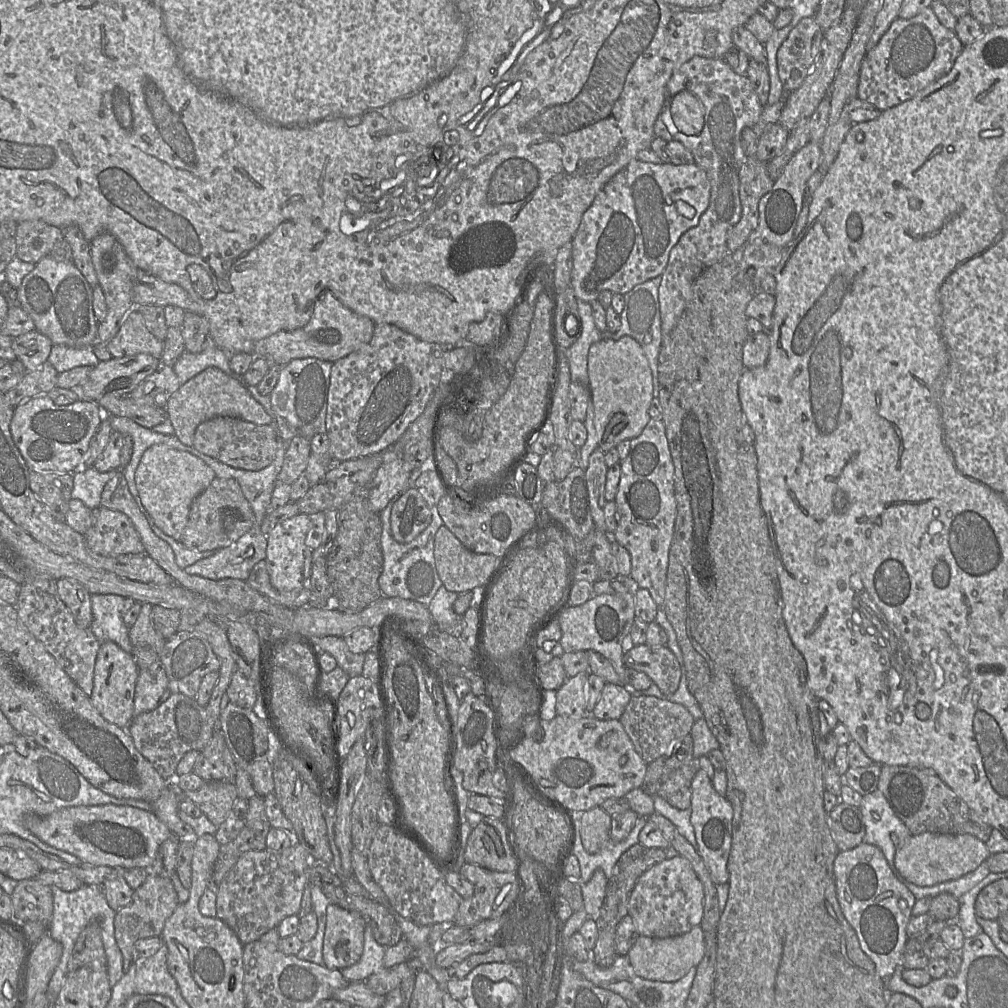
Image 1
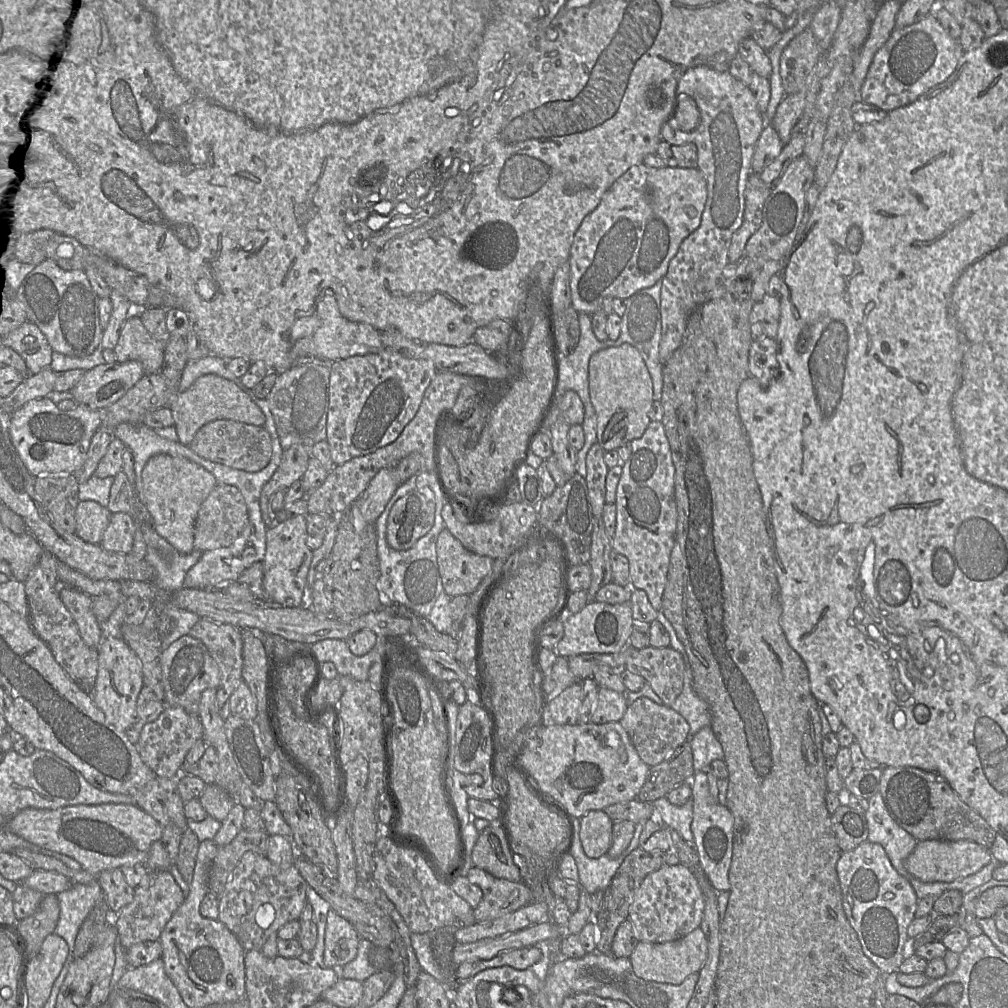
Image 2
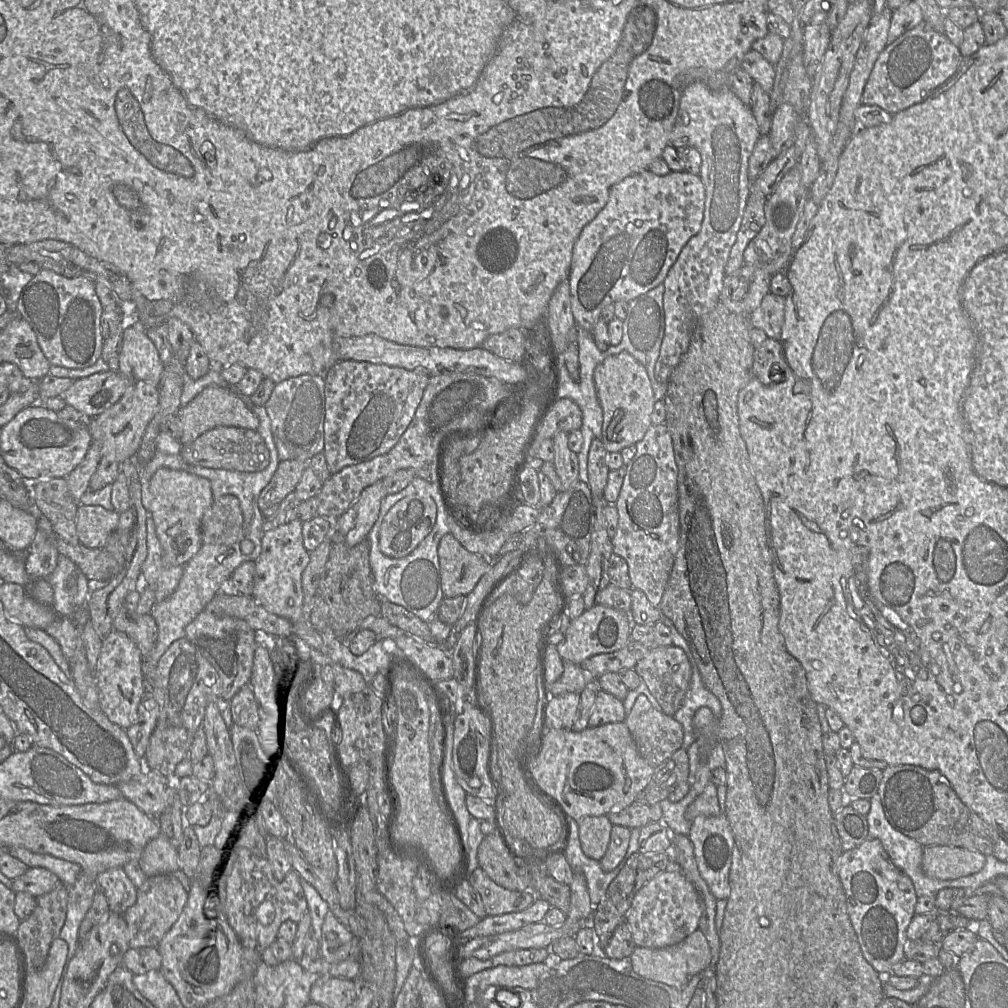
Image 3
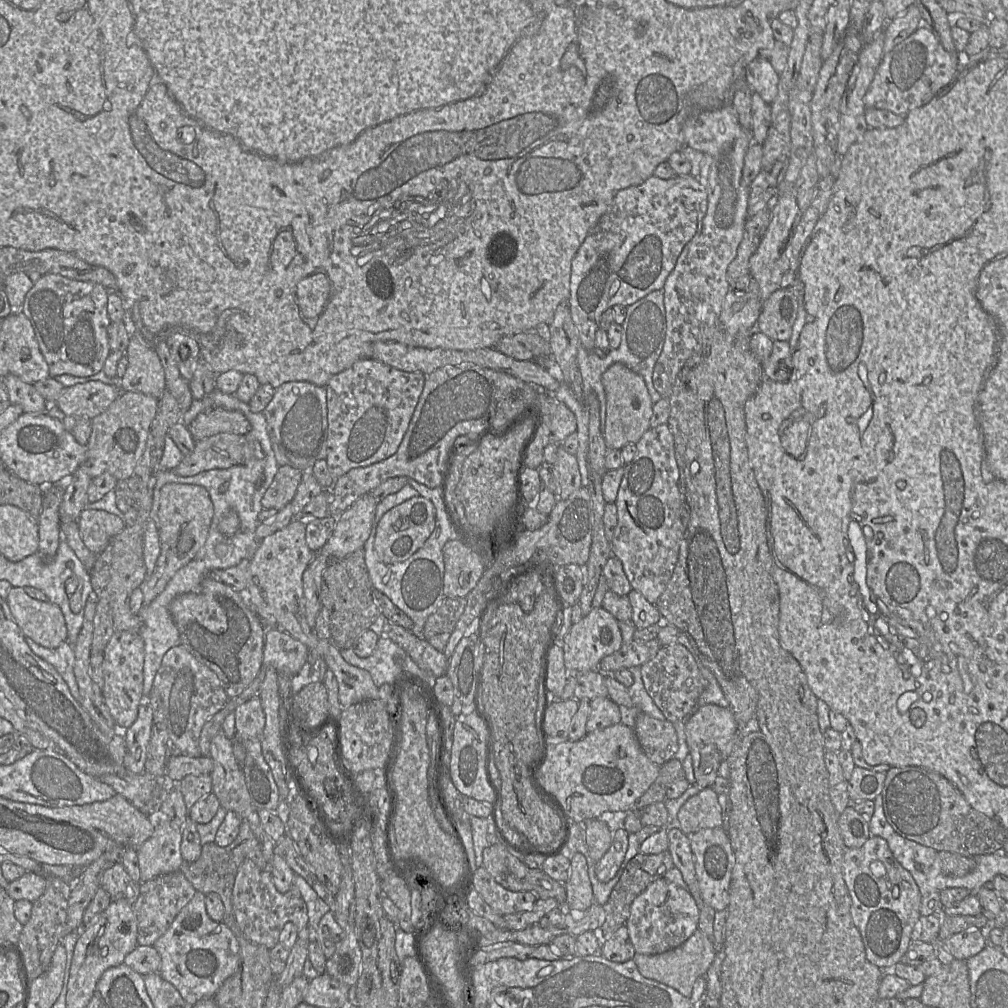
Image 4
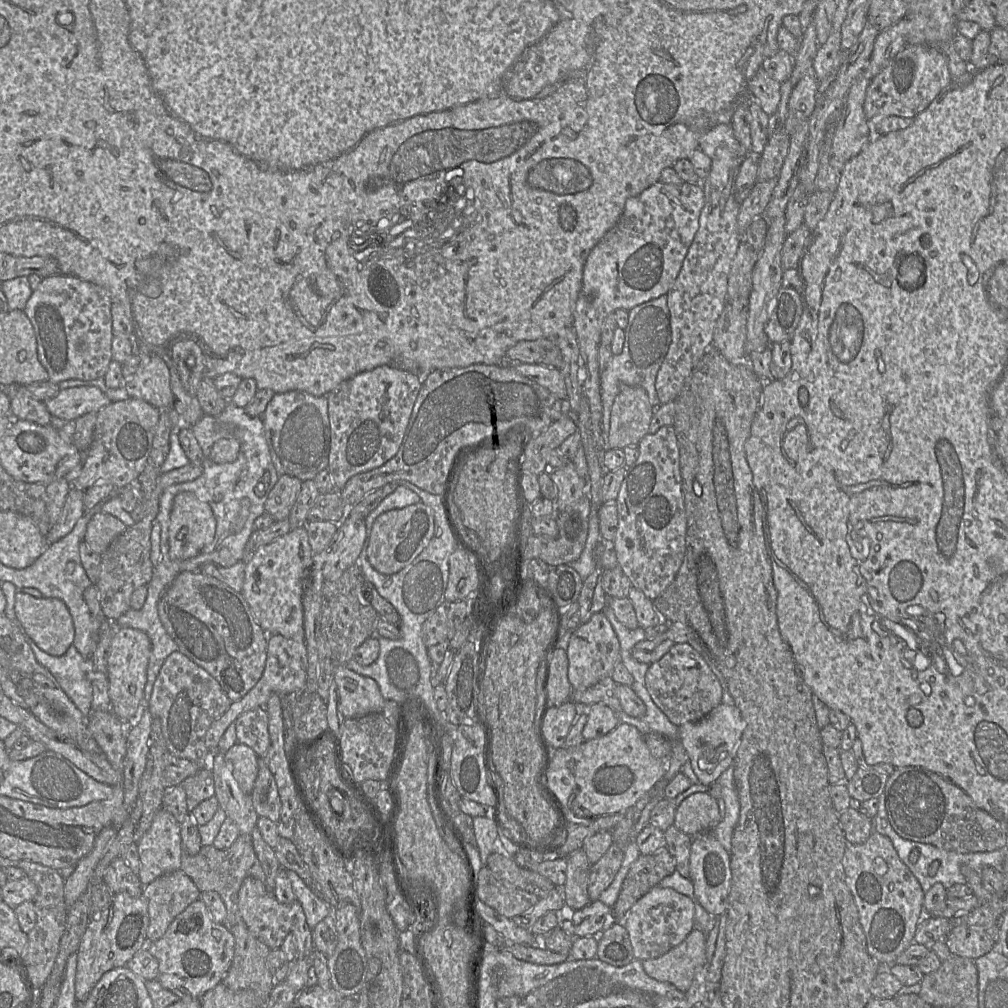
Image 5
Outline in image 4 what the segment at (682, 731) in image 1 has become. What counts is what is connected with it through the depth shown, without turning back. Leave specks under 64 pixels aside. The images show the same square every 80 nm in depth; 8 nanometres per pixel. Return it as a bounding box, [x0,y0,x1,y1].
[634,712,679,765]

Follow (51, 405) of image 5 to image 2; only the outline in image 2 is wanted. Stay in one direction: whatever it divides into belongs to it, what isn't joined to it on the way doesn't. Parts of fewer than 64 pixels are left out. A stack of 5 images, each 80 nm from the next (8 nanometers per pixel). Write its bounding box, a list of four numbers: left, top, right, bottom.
[70,360,144,411]

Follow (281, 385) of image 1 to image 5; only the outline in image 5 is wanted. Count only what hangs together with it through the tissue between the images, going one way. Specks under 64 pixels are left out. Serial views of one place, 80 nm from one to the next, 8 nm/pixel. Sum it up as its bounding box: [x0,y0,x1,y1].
[261,390,330,482]

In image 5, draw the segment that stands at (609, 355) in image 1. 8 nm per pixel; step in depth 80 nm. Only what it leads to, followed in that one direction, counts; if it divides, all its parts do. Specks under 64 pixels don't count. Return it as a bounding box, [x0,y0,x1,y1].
[607,386,654,449]

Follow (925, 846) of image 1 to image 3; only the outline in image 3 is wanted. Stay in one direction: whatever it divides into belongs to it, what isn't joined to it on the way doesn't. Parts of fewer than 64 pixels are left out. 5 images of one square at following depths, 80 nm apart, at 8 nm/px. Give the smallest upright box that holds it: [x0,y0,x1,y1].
[922,845,986,880]

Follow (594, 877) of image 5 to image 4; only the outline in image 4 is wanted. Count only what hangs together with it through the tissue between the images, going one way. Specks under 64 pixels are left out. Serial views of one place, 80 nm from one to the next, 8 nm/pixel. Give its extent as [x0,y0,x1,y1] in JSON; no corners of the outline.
[596,827,628,883]

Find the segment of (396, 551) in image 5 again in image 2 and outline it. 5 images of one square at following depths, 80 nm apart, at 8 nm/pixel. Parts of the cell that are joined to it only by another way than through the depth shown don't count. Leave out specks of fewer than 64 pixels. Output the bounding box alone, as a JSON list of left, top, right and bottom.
[386,489,435,551]

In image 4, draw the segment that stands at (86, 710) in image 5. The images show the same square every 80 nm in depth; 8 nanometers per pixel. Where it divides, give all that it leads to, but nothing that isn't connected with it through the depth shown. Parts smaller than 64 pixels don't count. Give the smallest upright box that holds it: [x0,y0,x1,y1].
[25,636,80,703]

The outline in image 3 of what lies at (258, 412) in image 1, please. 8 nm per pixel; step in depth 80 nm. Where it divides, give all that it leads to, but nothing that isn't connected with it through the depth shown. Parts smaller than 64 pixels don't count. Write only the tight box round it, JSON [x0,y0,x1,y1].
[177,386,258,445]

